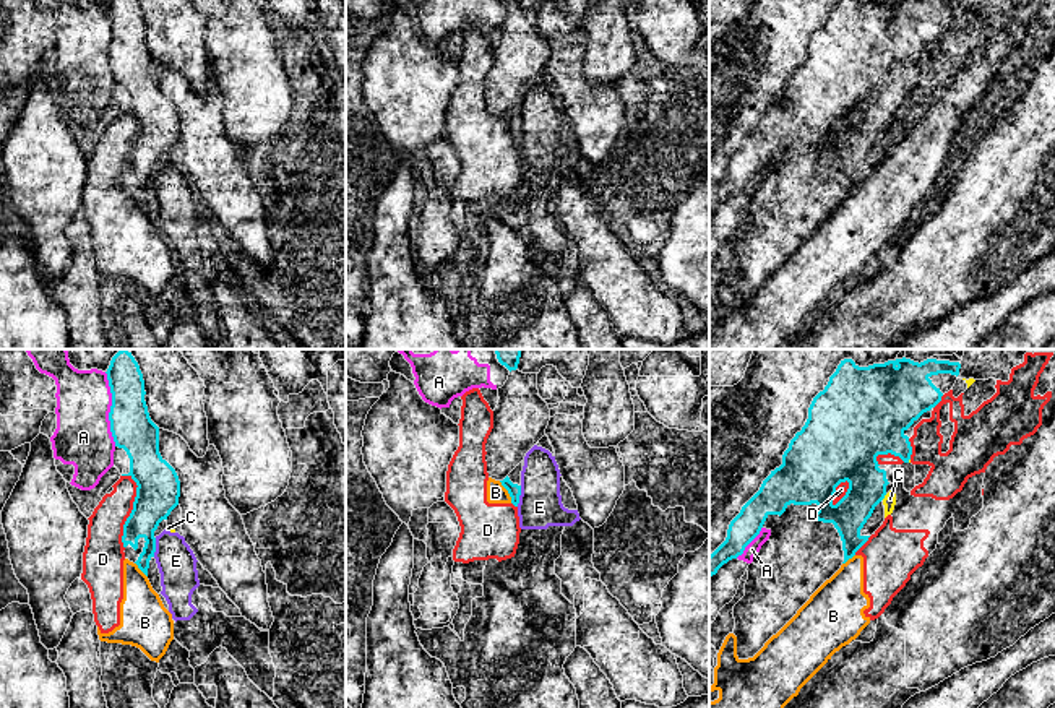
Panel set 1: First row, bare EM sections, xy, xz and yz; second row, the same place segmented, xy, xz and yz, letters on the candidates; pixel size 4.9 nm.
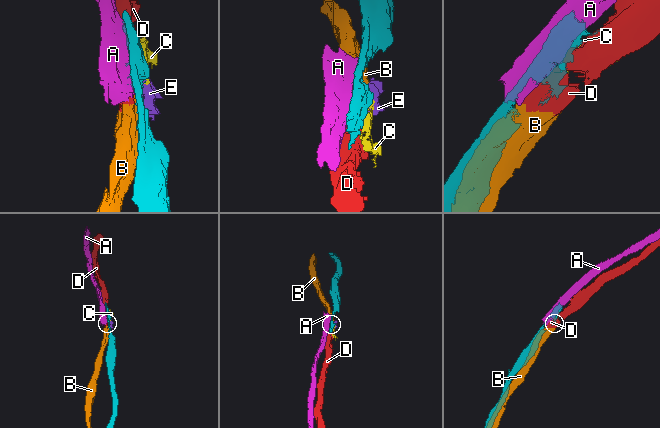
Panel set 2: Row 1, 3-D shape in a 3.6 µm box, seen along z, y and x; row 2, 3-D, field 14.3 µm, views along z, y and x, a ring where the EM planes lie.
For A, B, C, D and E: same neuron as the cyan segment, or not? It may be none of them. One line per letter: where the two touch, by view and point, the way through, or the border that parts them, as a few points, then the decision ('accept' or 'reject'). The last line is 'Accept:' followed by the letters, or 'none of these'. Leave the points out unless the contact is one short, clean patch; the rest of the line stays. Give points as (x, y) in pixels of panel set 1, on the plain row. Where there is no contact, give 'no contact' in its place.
A: meets cyan in xy at (111, 46); reject
B: meets cyan in xz at (508, 129); border along xz (499, 117), (512, 138); reject
C: meets cyan in yz at (883, 133); border along yz (887, 130), (882, 135); reject
D: meets cyan in xy at (132, 148); reject
E: meets cyan in xz at (520, 130); reject
Accept: none of these

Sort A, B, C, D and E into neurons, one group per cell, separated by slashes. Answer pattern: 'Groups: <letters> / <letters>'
Groups: A / B D / C E

